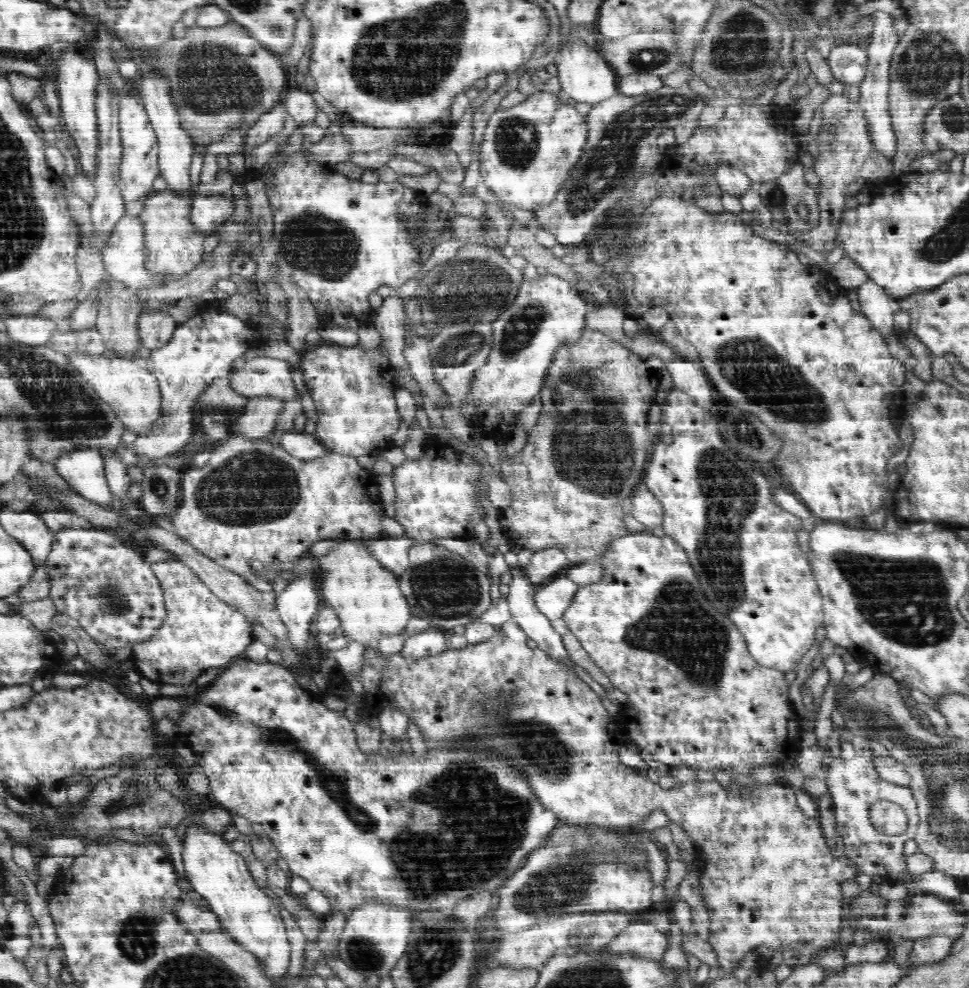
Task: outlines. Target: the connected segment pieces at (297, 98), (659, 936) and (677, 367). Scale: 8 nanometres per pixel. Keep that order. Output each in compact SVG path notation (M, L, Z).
M291 80L286 85L282 104L286 107L286 111L294 117L297 127L316 122L318 110L311 92L296 86Z
M651 909L637 914L630 923L610 944L603 948L612 955L640 955L646 959L659 961L668 946L668 934L658 930L646 917Z
M674 356L666 363L666 369L670 372L675 388L684 391L698 406L712 408L716 392L699 362Z

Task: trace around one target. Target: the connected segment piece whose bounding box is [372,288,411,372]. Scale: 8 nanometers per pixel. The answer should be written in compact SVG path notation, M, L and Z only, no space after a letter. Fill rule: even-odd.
M393 288L390 296L384 298L382 305L377 309L376 318L372 320L378 329L383 346L389 352L387 367L411 372L410 365L404 357L404 341L406 334L405 308L403 299L398 297L397 288Z

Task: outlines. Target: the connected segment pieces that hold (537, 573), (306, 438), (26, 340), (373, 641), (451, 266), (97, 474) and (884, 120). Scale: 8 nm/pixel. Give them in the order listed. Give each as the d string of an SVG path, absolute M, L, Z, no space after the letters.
M550 547L534 551L530 564L523 569L523 572L536 588L536 584L540 581L548 580L552 576L559 576L572 566L562 550Z
M291 430L279 438L279 446L292 456L302 460L322 458L329 450L320 443L314 434Z
M40 315L3 316L8 337L14 342L28 346L46 345L57 331L57 322Z
M367 540L335 541L336 546L328 554L315 558L320 566L318 573L322 598L338 613L340 628L348 642L356 641L366 648L376 649L380 637L400 636L411 617L408 602L399 588L399 578L368 553Z
M462 245L454 255L454 258L443 262L443 265L431 268L420 280L415 296L419 299L421 310L424 312L427 325L452 326L462 322L475 324L480 321L491 322L496 320L502 312L512 306L523 278L522 270L516 269L508 263L507 255L499 249L486 245Z
M82 448L60 454L55 467L71 490L112 512L113 494L104 472L104 457L98 449Z
M876 11L872 14L873 30L866 44L869 59L867 61L867 74L859 86L861 97L858 101L862 111L866 114L866 123L868 123L873 147L886 158L893 158L893 154L896 153L896 135L894 135L888 102L891 59L898 42L900 42L900 34L895 31L893 18L883 11Z

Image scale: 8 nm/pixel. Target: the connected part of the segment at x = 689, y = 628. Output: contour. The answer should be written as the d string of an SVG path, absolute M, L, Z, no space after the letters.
M645 531L616 538L604 555L596 560L604 570L604 577L594 584L580 587L562 618L571 634L576 635L582 643L591 660L608 676L613 688L618 688L627 694L629 702L621 706L621 717L627 721L628 740L634 742L636 746L639 745L638 750L647 750L652 759L668 766L690 766L704 777L722 769L730 774L731 780L735 780L738 776L750 776L752 770L759 766L779 766L796 752L801 742L801 717L792 709L788 700L789 686L786 676L774 668L761 666L752 658L742 631L734 625L732 619L720 614L720 611L702 594L700 581L688 560L682 546L666 535L660 538Z

